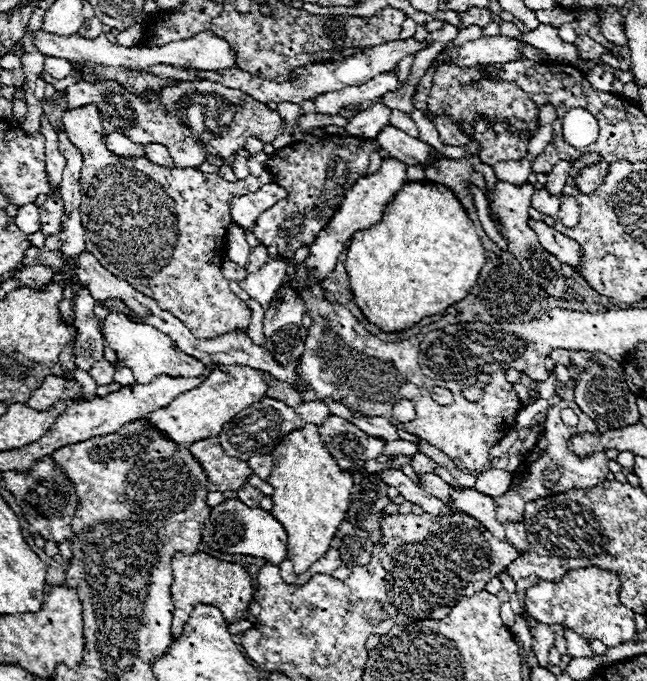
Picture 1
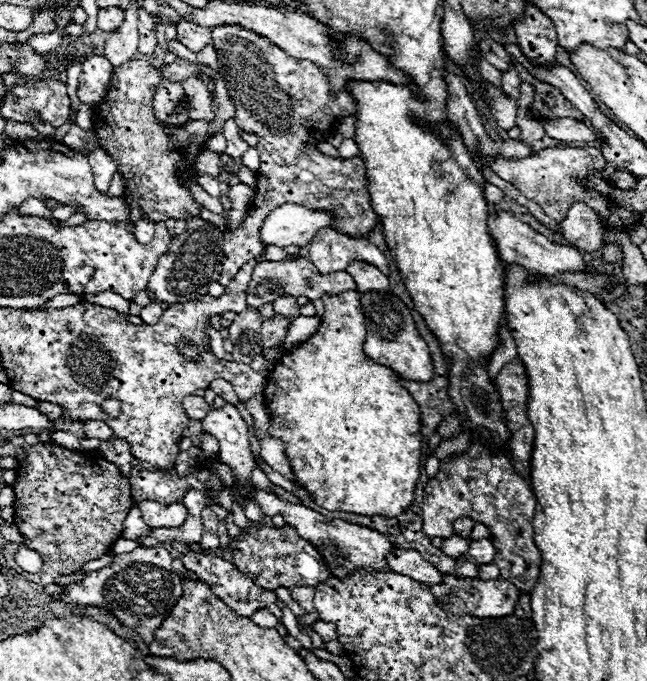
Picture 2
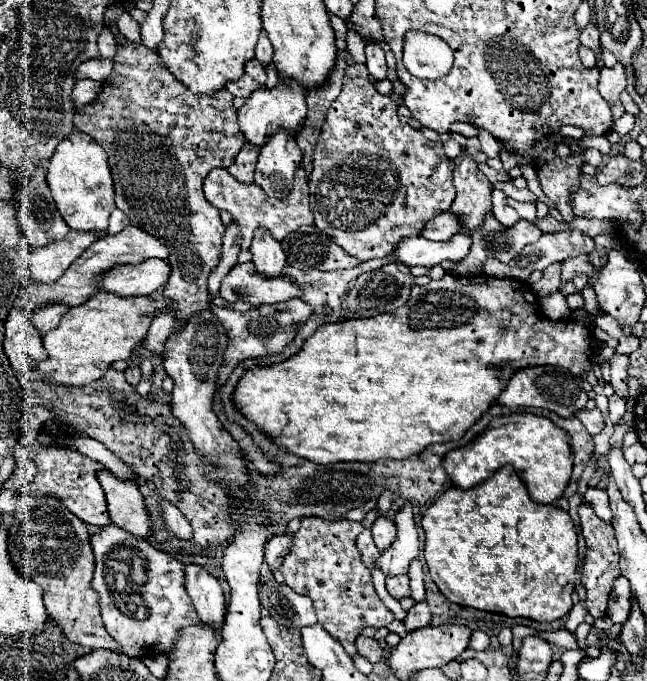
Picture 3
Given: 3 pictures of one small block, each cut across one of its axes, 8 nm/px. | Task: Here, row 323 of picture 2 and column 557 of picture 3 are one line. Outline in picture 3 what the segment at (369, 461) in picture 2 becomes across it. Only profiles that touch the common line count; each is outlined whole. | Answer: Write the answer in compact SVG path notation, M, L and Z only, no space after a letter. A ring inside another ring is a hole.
M444 274L440 280L432 280L428 286L414 286L410 300L404 308L392 314L380 314L374 318L356 318L356 320L344 320L344 322L332 322L322 324L288 360L274 364L274 366L254 366L244 372L238 386L232 392L232 402L240 410L244 418L248 418L252 424L256 424L278 448L292 452L300 458L306 458L316 464L334 464L334 462L374 462L374 460L386 460L386 458L410 458L418 452L422 452L426 446L434 442L448 442L448 440L460 440L464 432L492 406L492 402L498 398L500 390L506 386L508 376L526 366L564 366L574 376L580 376L584 370L590 370L590 358L596 352L596 338L592 334L592 328L588 322L576 322L572 318L568 320L548 320L542 316L538 308L538 300L532 292L532 288L526 282L518 282L512 278L492 278L486 274L474 274L470 276L452 276ZM500 328L506 328L506 334L500 334ZM502 366L504 380L496 378L492 374L492 368Z

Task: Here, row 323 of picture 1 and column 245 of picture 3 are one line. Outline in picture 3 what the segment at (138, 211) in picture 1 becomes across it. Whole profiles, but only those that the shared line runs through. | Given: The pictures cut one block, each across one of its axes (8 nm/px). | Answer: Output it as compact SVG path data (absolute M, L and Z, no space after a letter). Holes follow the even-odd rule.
M214 168L208 172L208 176L204 178L204 194L206 194L206 200L218 208L218 210L228 210L232 214L232 220L234 224L238 224L240 228L240 240L242 240L242 250L248 250L250 248L250 242L252 242L252 236L258 228L266 228L276 240L282 240L286 234L298 230L300 226L306 226L306 224L312 224L314 218L312 218L312 212L308 208L308 174L304 168L298 168L296 174L294 174L294 188L292 192L282 198L282 200L276 200L276 198L268 198L266 192L256 184L256 182L240 182L236 180L234 176L230 176L230 172L226 168Z

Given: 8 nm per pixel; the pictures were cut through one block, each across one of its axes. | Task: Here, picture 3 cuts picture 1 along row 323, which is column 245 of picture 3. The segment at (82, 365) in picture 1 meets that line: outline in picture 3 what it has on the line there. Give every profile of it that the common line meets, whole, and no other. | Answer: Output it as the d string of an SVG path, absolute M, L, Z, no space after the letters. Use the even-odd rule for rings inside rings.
M244 74L240 80L230 82L230 84L226 86L228 92L232 92L234 96L242 96L242 98L248 98L256 88L260 88L260 84L258 84L254 78L246 76L246 74Z

